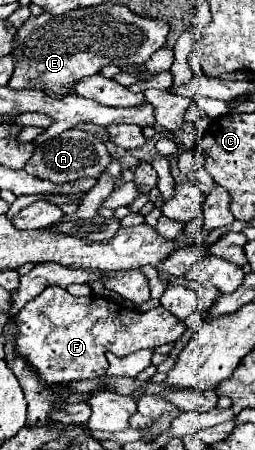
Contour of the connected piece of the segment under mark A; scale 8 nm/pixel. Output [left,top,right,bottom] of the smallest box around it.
[25,128,111,184]

